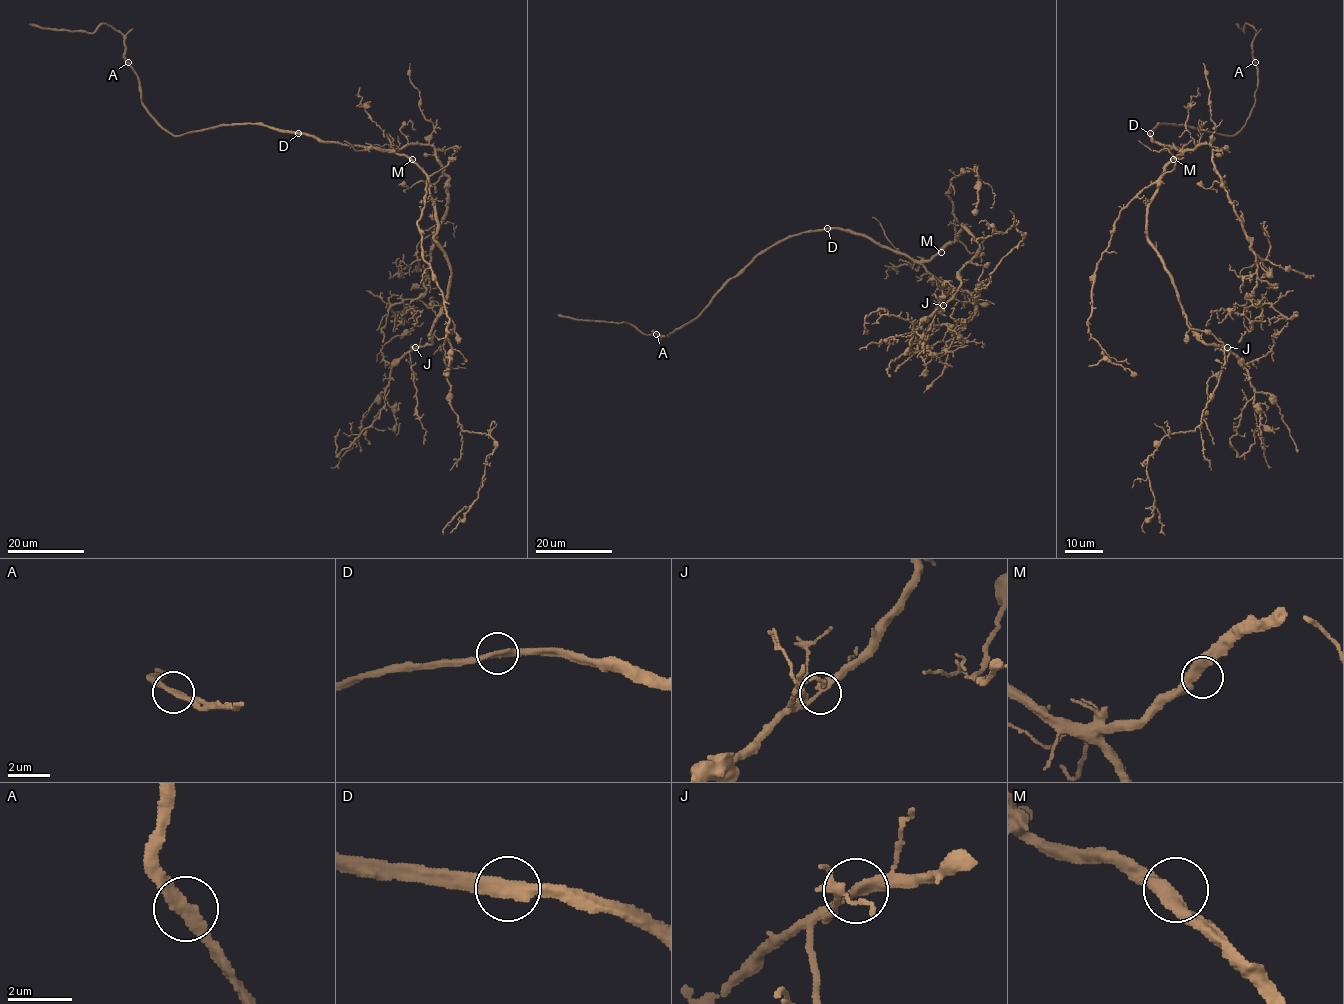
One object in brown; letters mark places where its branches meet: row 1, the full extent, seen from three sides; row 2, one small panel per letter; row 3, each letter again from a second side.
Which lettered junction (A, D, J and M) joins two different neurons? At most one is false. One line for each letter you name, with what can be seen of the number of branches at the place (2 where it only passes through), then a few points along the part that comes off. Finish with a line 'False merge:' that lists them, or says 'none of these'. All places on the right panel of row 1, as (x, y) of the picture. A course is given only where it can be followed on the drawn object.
False merge: none of these

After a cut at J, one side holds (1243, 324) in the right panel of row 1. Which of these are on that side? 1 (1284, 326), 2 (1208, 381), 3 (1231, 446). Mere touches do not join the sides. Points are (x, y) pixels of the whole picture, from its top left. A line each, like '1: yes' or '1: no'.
1: no
2: no
3: no

